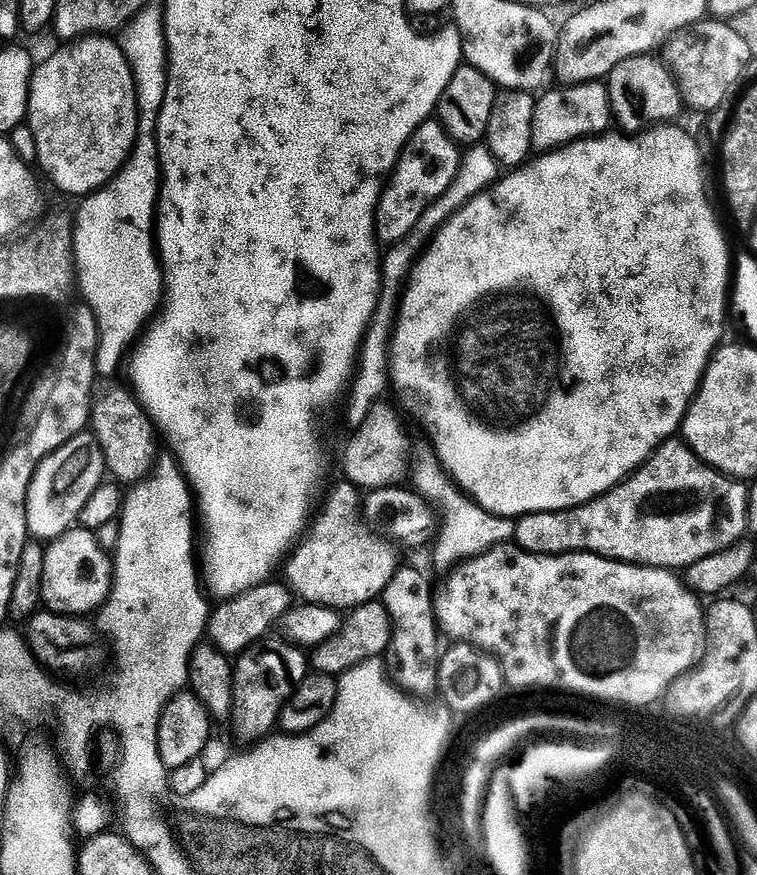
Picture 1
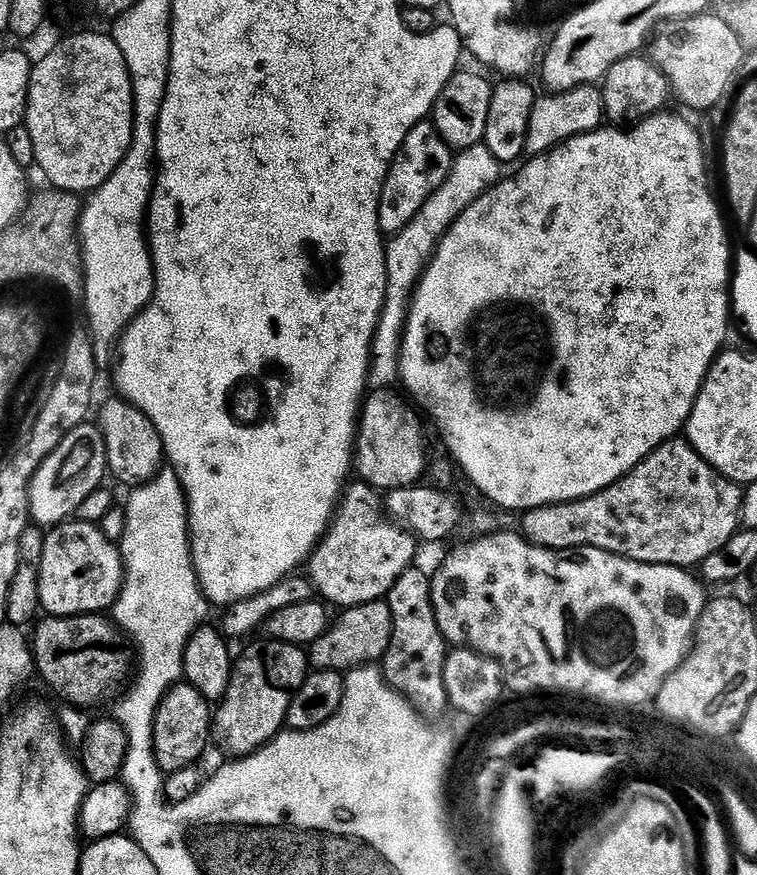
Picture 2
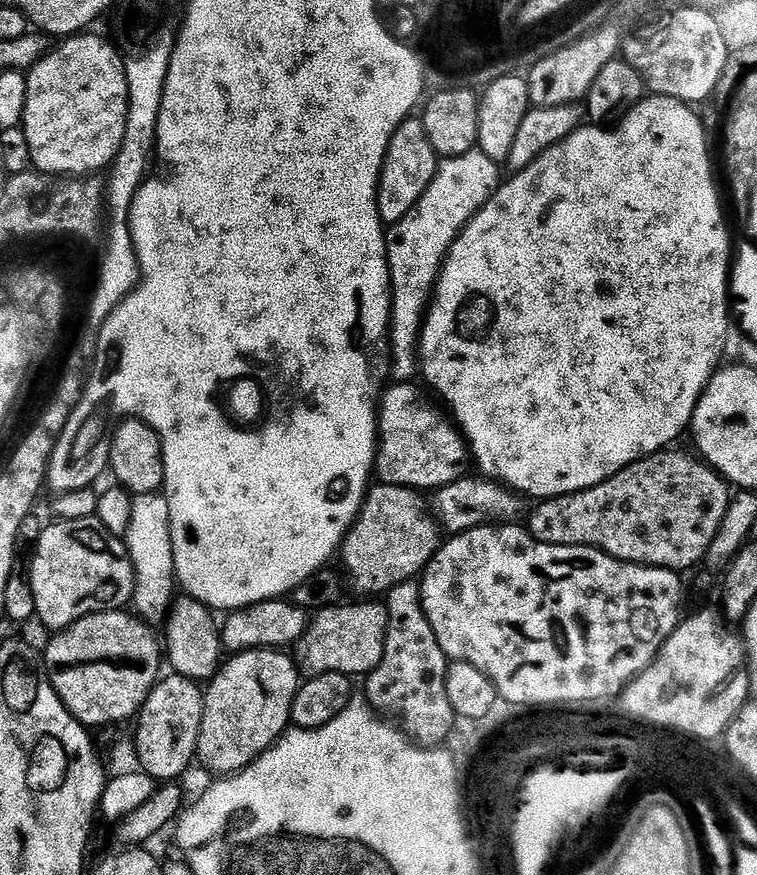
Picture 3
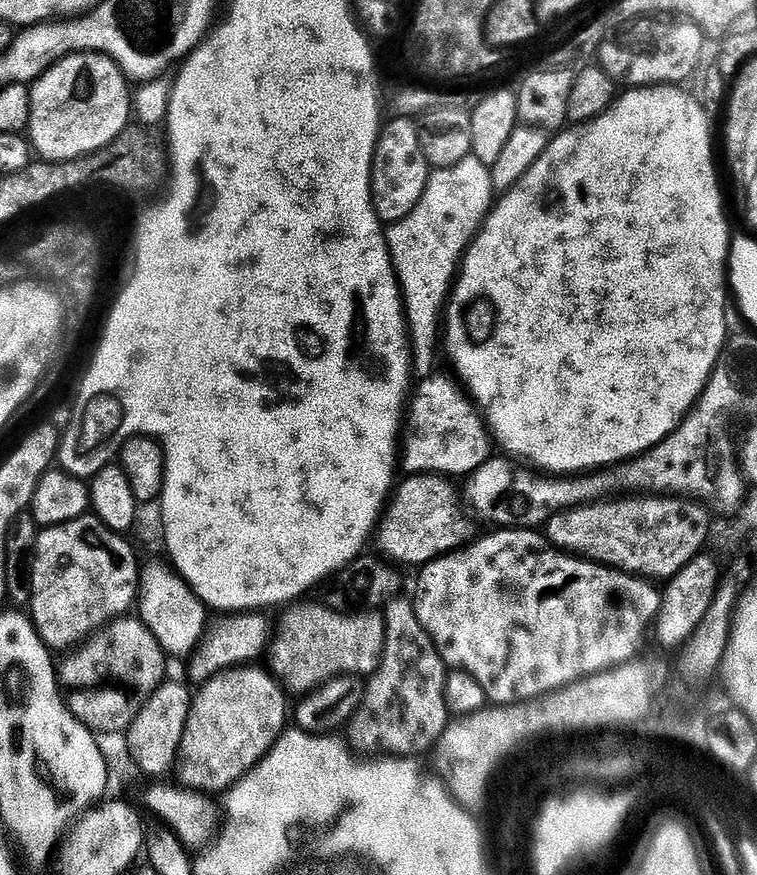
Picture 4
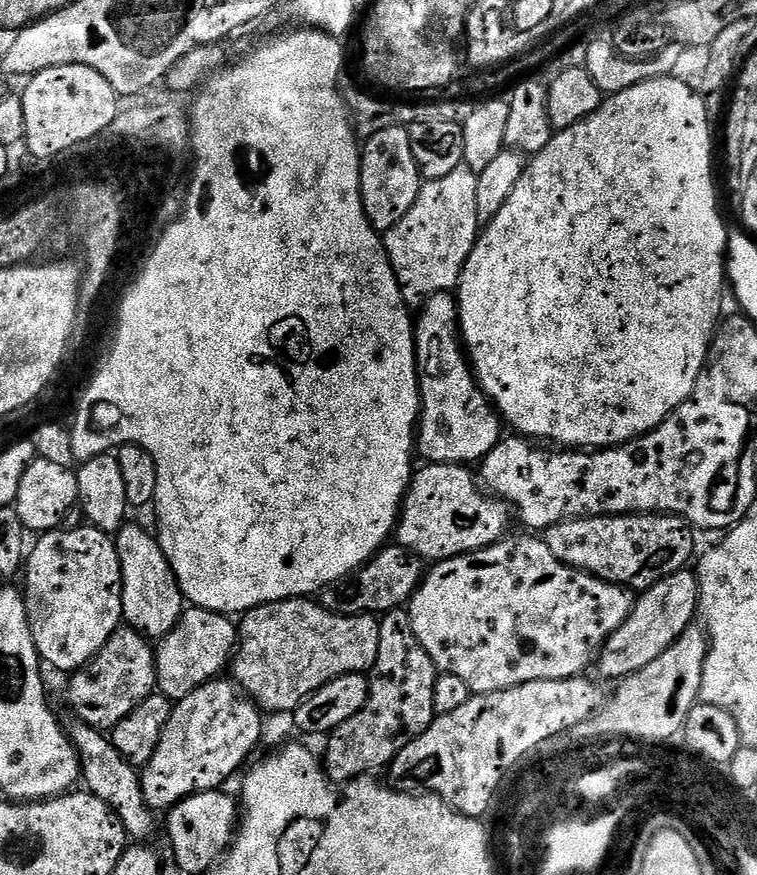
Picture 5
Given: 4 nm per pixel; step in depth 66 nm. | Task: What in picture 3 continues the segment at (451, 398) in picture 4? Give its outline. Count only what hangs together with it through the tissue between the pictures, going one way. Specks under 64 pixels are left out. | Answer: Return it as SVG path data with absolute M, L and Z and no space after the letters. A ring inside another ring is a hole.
M393 383L385 387L378 401L380 438L374 472L379 483L399 488L444 488L455 480L464 479L466 472L460 467L467 460L469 463L470 445L453 417L435 399L427 400L416 392L416 387L415 383Z

